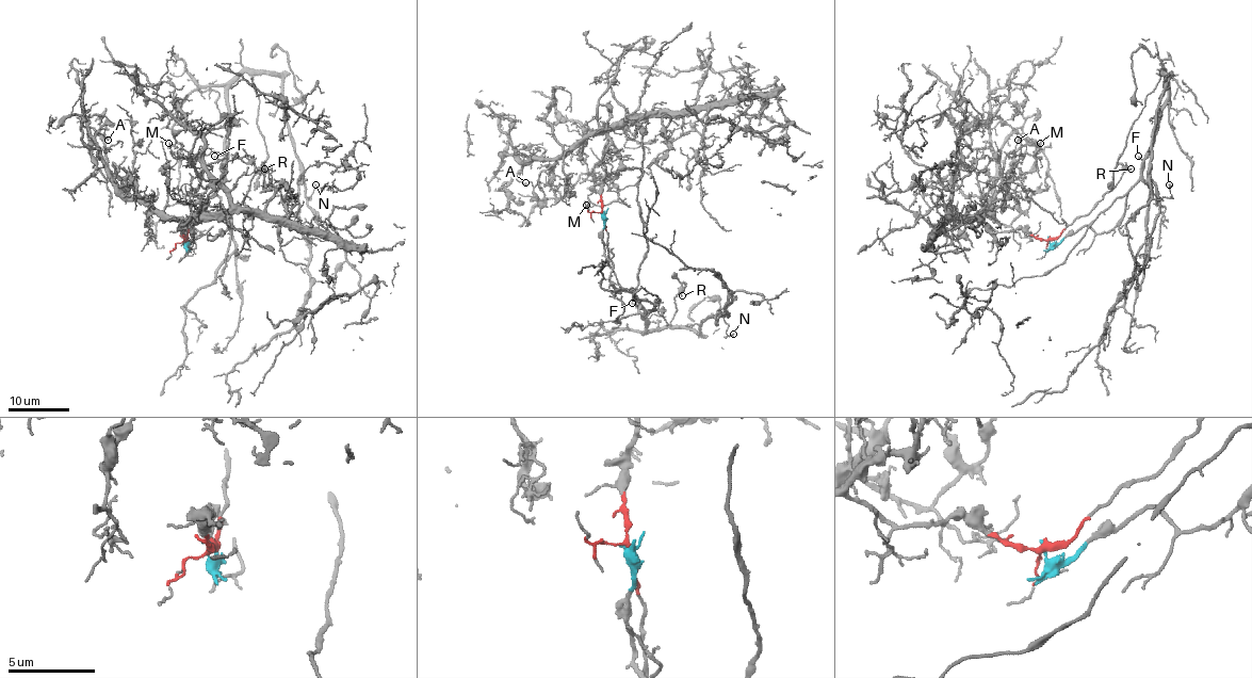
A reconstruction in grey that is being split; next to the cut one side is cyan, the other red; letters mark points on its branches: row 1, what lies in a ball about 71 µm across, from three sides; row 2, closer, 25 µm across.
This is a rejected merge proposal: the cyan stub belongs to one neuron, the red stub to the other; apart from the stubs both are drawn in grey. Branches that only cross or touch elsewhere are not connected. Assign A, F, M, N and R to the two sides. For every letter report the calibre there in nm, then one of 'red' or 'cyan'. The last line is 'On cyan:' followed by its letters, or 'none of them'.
A: 140 nm | red
F: 130 nm | cyan
M: 140 nm | red
N: 160 nm | cyan
R: 280 nm | cyan
On cyan: F, N, R

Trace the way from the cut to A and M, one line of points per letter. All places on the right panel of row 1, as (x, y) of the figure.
A: (1050, 240), (1035, 238), (1019, 228), (995, 230), (968, 219), (993, 197), (1003, 143), (1013, 132), (1018, 140)
M: (1050, 240), (1019, 228), (995, 230), (981, 219), (1004, 204), (1014, 164), (1026, 154), (1040, 158), (1040, 143)

